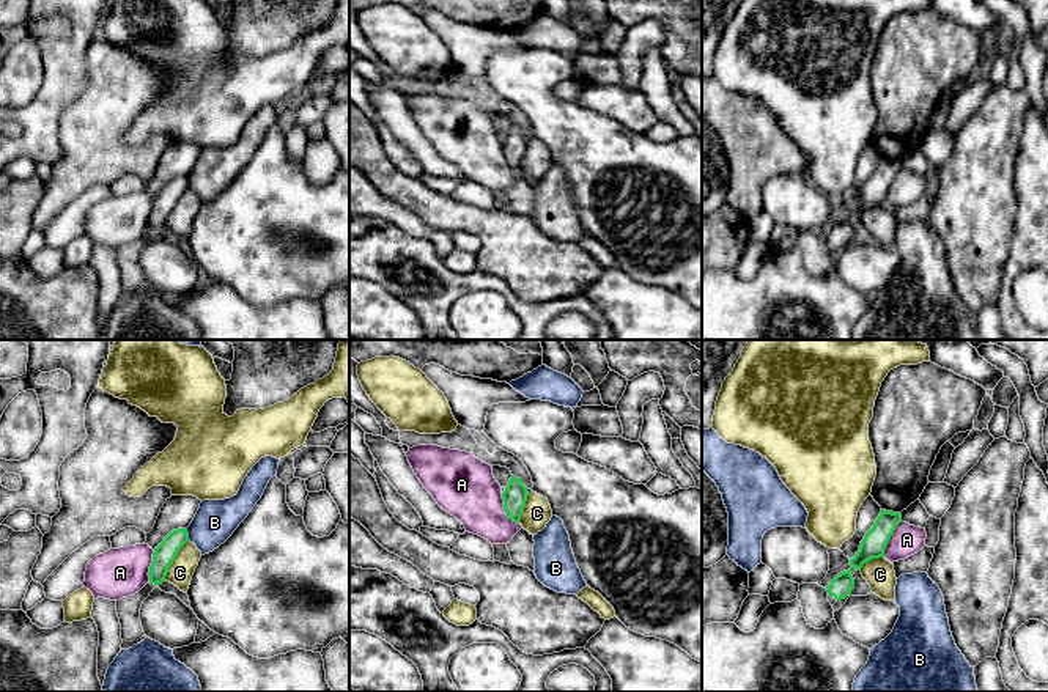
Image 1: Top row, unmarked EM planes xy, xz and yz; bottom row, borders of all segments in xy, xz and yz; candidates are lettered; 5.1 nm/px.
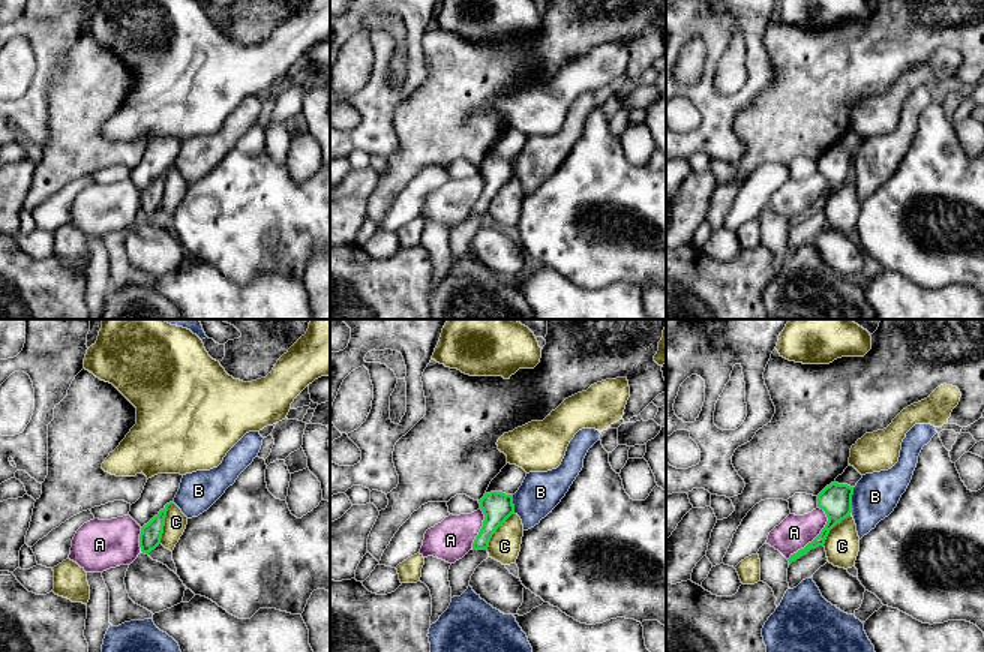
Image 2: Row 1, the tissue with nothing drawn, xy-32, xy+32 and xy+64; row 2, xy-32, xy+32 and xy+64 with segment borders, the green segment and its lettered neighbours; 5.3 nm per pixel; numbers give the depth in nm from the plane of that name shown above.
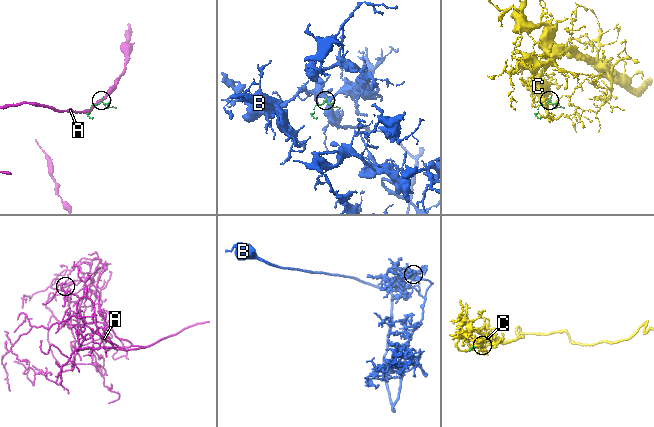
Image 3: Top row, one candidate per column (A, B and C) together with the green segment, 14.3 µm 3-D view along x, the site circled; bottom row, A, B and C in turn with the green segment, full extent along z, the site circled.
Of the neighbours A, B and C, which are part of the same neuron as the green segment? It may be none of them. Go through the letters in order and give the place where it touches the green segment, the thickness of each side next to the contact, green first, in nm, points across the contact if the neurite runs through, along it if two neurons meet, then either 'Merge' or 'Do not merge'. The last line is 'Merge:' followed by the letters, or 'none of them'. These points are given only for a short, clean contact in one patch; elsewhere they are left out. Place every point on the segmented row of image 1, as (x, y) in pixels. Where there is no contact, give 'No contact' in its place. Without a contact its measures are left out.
A: Touches green at xz (504, 508). Thickness 130 nm (green) against 320 nm. Do not merge
B: Touches green at xy (188, 535). Thickness 110 nm (green) against 220 nm. Do not merge
C: Touches green at xy (173, 560). Thickness 110 nm (green) against 130 nm. Do not merge
Merge: none of them

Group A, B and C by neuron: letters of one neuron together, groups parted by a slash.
A / B / C

